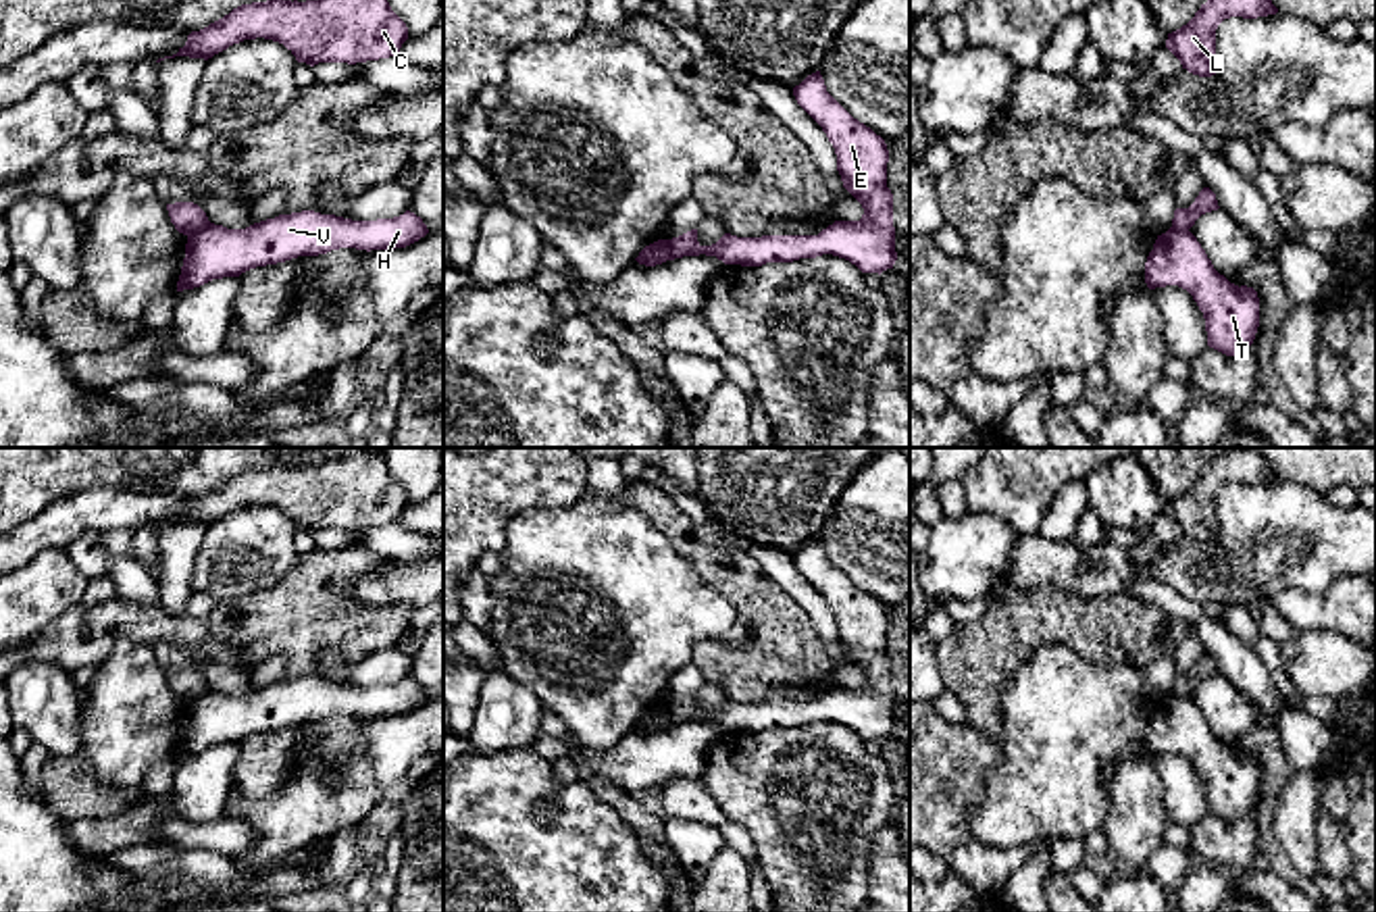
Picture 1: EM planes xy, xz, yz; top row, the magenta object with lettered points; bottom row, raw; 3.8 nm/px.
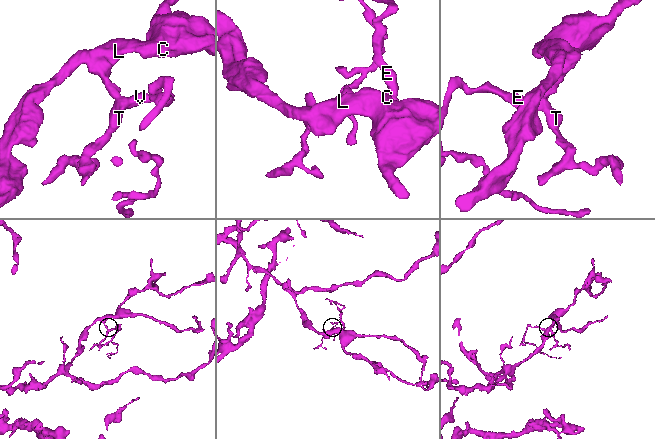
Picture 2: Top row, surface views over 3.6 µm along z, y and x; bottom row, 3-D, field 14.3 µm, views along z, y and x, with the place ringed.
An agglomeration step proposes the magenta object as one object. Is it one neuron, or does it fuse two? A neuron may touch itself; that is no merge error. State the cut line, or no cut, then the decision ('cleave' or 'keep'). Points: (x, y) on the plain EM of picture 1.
xy (209, 688), (188, 704) | cleave

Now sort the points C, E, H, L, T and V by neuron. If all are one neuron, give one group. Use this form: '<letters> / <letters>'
C L / E H T V

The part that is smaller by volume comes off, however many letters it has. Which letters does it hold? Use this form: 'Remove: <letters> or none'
Remove: E, H, T, V

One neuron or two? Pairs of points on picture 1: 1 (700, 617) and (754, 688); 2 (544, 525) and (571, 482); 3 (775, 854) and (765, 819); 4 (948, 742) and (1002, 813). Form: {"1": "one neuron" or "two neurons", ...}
{"1": "two neurons", "2": "two neurons", "3": "one neuron", "4": "two neurons"}

